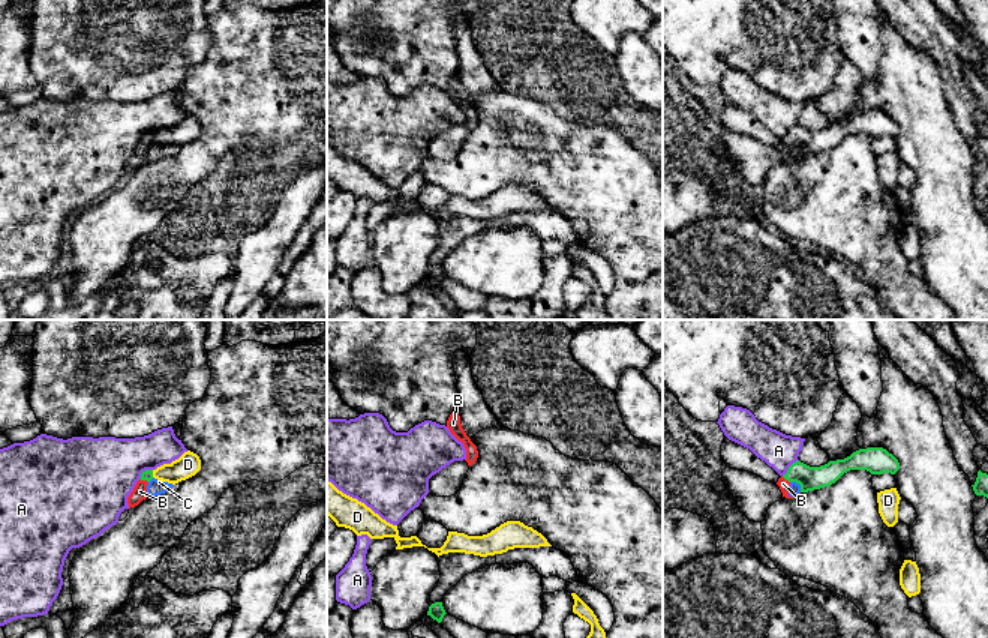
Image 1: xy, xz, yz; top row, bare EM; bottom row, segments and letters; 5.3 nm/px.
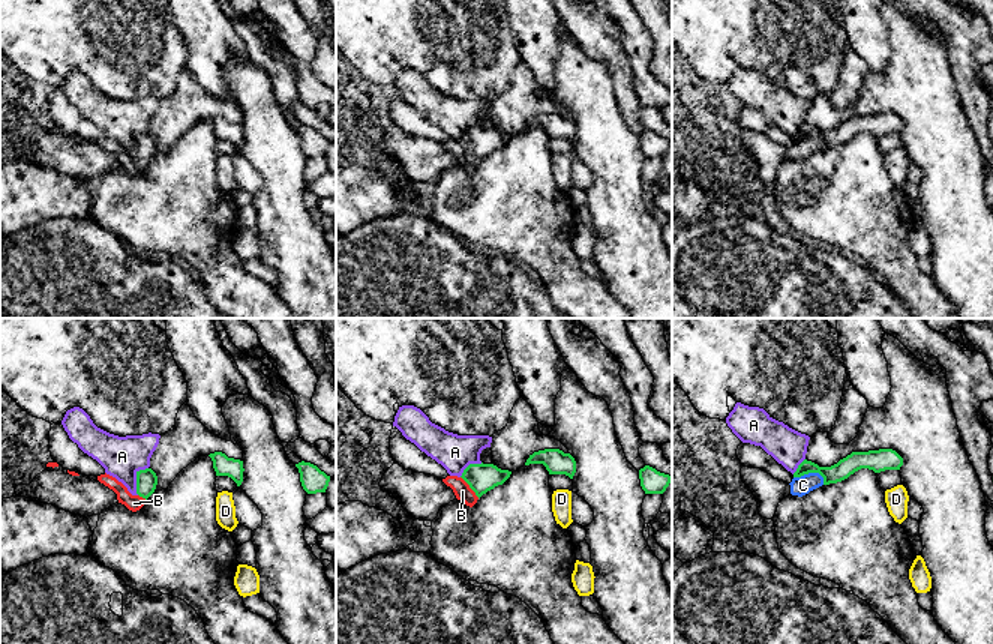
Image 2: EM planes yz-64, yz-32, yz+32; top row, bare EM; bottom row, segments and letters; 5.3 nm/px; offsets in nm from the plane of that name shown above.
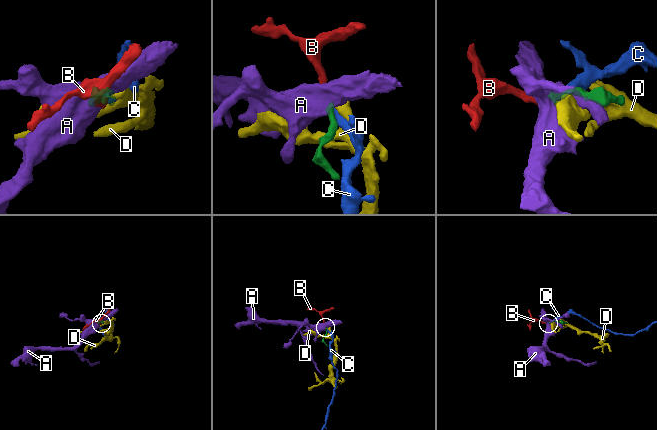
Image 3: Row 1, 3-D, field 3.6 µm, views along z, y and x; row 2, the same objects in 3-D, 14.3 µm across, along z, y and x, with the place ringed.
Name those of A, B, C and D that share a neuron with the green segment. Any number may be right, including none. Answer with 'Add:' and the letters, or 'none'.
Add: B

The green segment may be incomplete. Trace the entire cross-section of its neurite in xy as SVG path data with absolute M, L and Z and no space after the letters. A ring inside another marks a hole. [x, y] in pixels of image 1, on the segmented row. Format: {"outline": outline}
{"outline": "M145 470L141 473L139 480L136 482L133 491L127 497L129 509L138 506L142 500L147 498L147 485L153 479L153 470Z"}

